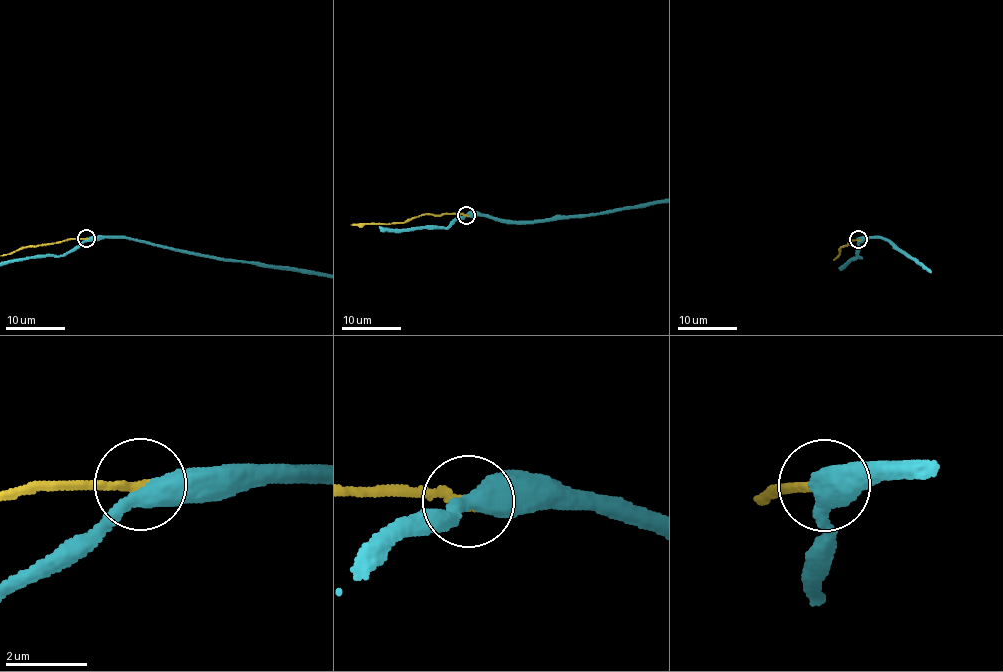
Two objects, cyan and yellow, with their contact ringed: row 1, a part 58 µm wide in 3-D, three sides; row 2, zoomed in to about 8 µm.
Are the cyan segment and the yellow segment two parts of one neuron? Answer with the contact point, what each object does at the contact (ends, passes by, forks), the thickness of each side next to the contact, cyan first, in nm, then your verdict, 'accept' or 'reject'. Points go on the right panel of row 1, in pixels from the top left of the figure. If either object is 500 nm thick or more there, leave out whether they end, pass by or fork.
(858, 239) | cyan passes by | yellow ends | 440/240 nm | reject

